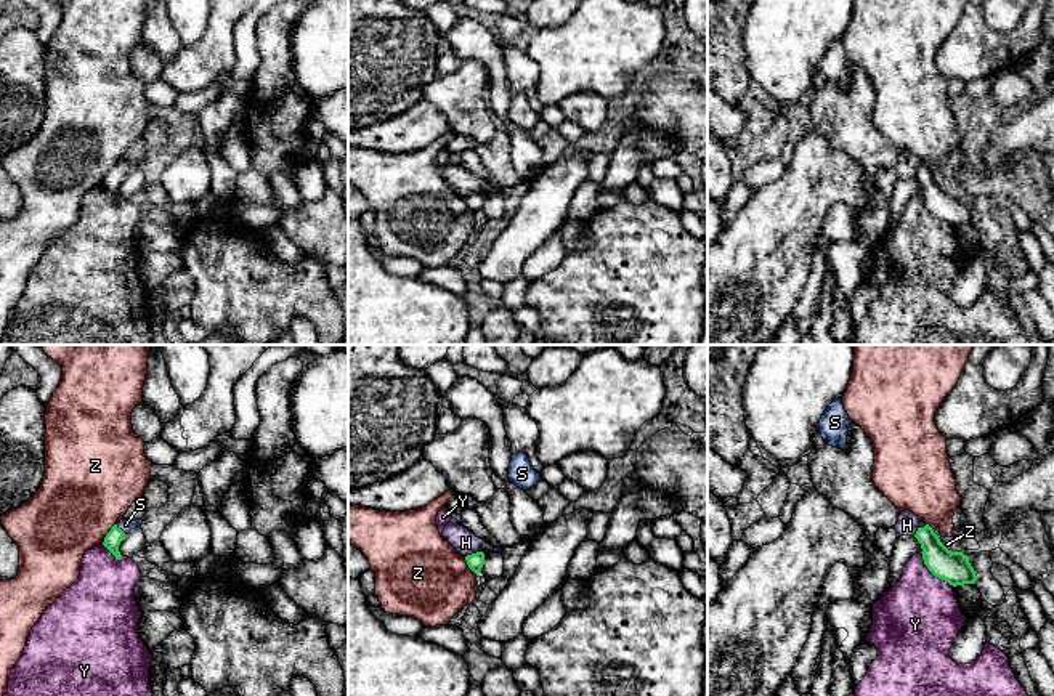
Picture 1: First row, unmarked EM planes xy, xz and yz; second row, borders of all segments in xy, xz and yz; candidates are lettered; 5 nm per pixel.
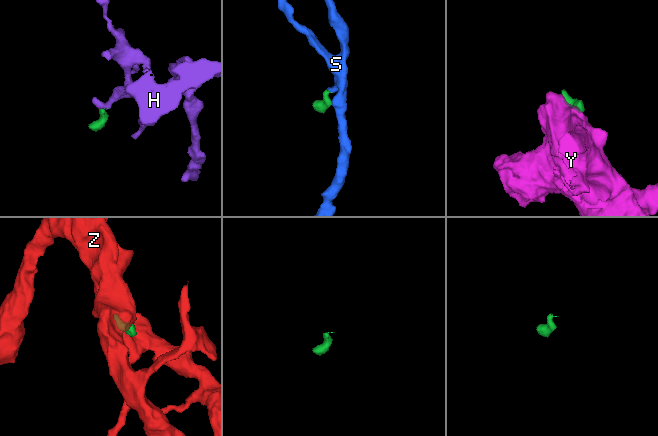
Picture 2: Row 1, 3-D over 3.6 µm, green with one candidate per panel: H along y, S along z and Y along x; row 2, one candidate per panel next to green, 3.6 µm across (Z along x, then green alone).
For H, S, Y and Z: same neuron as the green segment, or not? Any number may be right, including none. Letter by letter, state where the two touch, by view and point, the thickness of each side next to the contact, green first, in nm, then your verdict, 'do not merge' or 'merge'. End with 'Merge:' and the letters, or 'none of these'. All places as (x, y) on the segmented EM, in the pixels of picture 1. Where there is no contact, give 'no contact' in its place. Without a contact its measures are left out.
H: meets green in xz at (472, 554); 90 nm thick on the green side, 120 nm on the other; do not merge
S: meets green in xy at (121, 530); 90 nm thick on the green side, 60 nm on the other; merge
Y: meets green in yz at (932, 573); 160 nm thick on the green side, 420 nm on the other; do not merge
Z: meets green in xy at (106, 534); 90 nm thick on the green side, 440 nm on the other; do not merge
Merge: S

